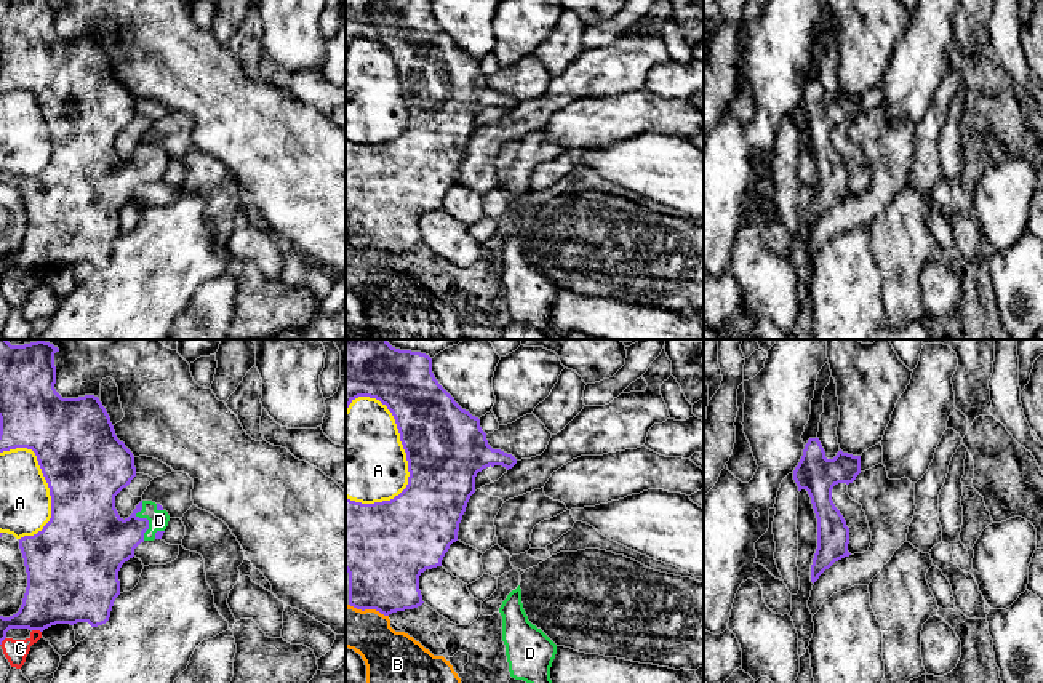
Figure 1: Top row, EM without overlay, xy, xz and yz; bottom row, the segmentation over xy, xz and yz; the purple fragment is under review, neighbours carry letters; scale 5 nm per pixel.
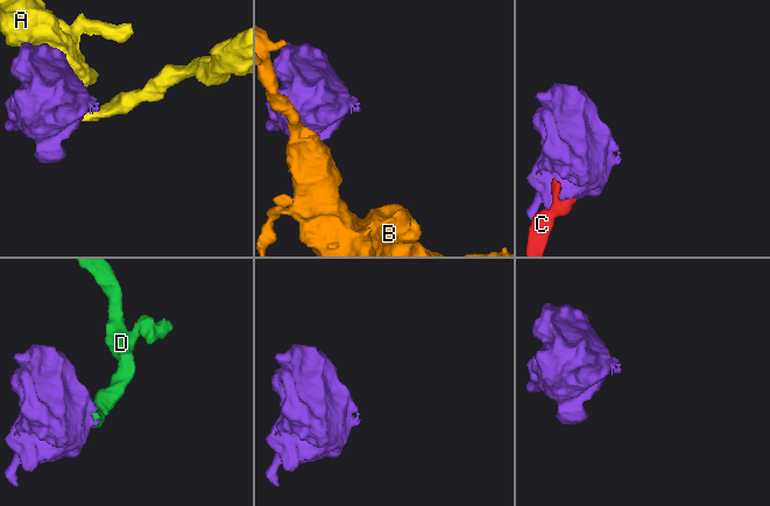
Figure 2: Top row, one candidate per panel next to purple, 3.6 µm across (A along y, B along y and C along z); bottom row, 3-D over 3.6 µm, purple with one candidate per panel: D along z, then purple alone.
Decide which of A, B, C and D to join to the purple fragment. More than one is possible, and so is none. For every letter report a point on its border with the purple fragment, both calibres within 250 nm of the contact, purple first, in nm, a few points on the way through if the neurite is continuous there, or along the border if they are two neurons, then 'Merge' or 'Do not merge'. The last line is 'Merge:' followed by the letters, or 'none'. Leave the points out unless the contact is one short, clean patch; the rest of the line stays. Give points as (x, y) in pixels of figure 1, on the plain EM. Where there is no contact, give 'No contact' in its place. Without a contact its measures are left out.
A: Touches purple at xz (400, 80). Thickness 400 nm (purple) against 440 nm. Do not merge
B: Touches purple at xz (368, 250). Thickness 380 nm (purple) against 240 nm. Boundary: xz (349, 245), (362, 251), (378, 251), (387, 258). Do not merge
C: Touches purple at xy (37, 271). Thickness 360 nm (purple) against 120 nm. Do not merge
D: Touches purple at xy (146, 160). Thickness 300 nm (purple) against 100 nm. Path across: xy (103, 183), (130, 175), (146, 160), (159, 162). Merge
Merge: D

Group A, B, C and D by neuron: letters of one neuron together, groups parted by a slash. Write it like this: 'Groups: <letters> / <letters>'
Groups: A / B / C / D

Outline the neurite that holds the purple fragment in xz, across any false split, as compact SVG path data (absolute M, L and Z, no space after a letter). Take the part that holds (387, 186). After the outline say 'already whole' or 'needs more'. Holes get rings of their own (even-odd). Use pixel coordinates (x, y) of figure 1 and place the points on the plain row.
M346 0L346 53L358 38L379 42L392 54L408 102L408 126L390 142L362 146L346 139L346 213L349 214L349 246L357 251L376 251L384 258L421 248L419 218L442 208L450 187L458 182L459 165L475 118L486 109L517 106L512 96L493 91L480 61L462 51L438 26L432 14L432 0Z; already whole

